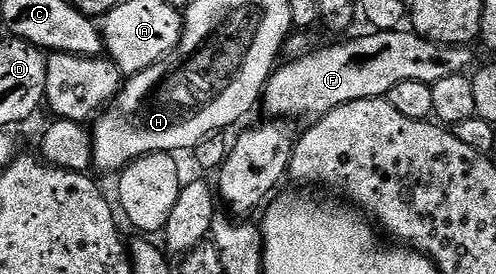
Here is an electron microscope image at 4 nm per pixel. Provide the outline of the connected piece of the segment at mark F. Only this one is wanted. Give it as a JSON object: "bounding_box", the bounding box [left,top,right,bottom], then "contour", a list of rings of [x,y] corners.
{"bounding_box":[263,29,473,119],"contour":[[[392,29],[386,33],[369,31],[366,34],[366,37],[353,37],[330,49],[306,51],[300,57],[286,60],[286,65],[278,64],[263,94],[263,109],[265,105],[268,116],[273,119],[324,117],[335,107],[359,99],[385,97],[395,83],[407,83],[407,79],[433,86],[439,79],[465,73],[473,61],[472,48],[435,43],[412,31]]]}

